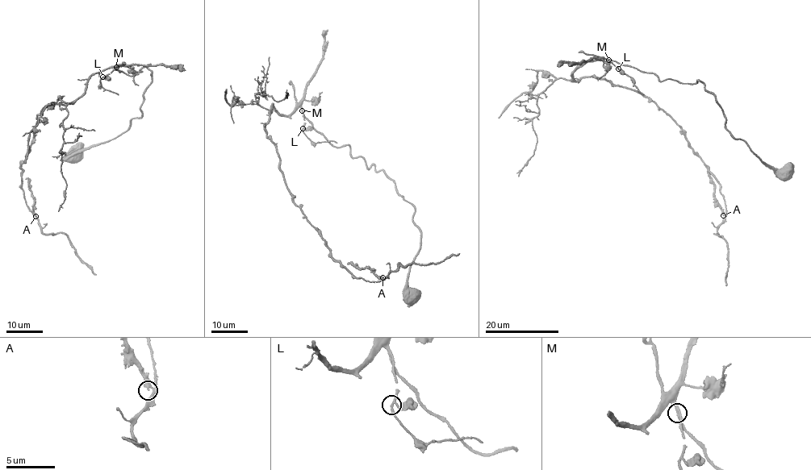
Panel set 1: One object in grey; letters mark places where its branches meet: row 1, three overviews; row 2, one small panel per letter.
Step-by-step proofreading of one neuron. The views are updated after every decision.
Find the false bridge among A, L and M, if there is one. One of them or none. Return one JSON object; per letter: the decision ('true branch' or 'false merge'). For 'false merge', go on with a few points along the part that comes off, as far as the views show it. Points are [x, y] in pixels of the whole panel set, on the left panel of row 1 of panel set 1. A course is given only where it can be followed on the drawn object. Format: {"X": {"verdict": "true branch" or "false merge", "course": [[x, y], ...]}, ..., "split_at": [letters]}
{"A": {"verdict": "true branch"}, "L": {"verdict": "true branch"}, "M": {"verdict": "true branch"}, "split_at": []}

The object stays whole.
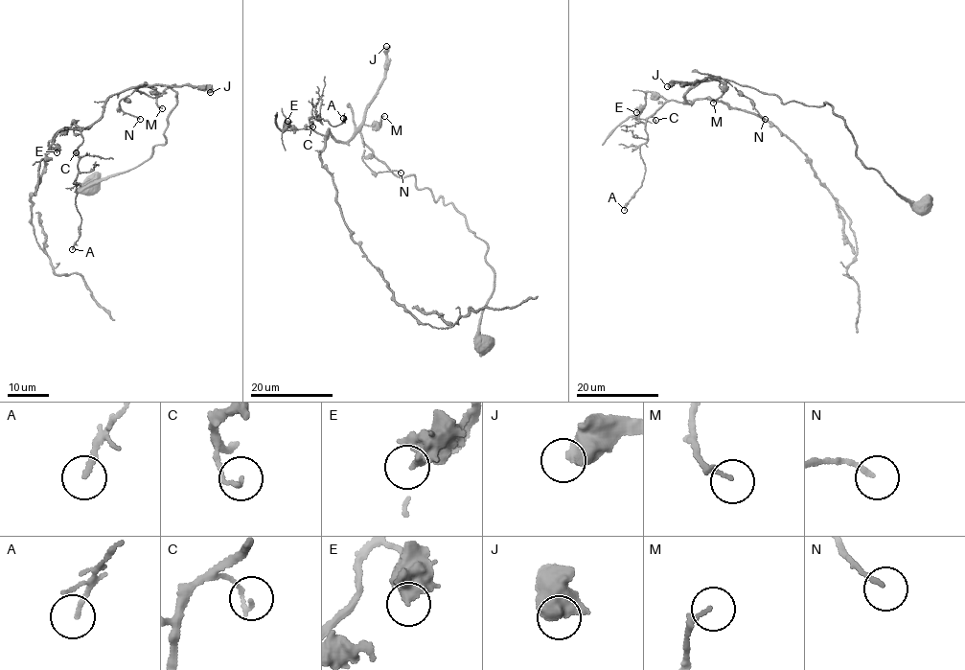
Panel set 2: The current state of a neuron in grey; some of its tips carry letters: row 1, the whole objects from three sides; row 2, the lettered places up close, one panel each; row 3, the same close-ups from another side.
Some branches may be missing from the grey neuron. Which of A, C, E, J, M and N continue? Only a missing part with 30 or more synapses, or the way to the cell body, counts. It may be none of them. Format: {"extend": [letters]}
{"extend": []}

